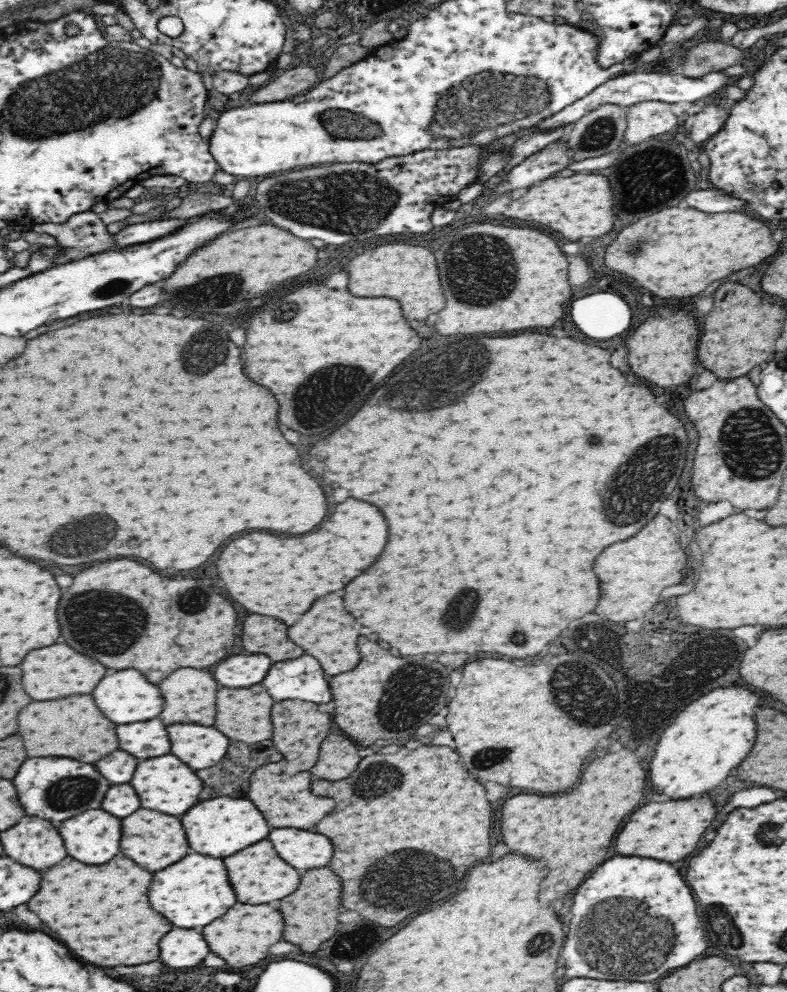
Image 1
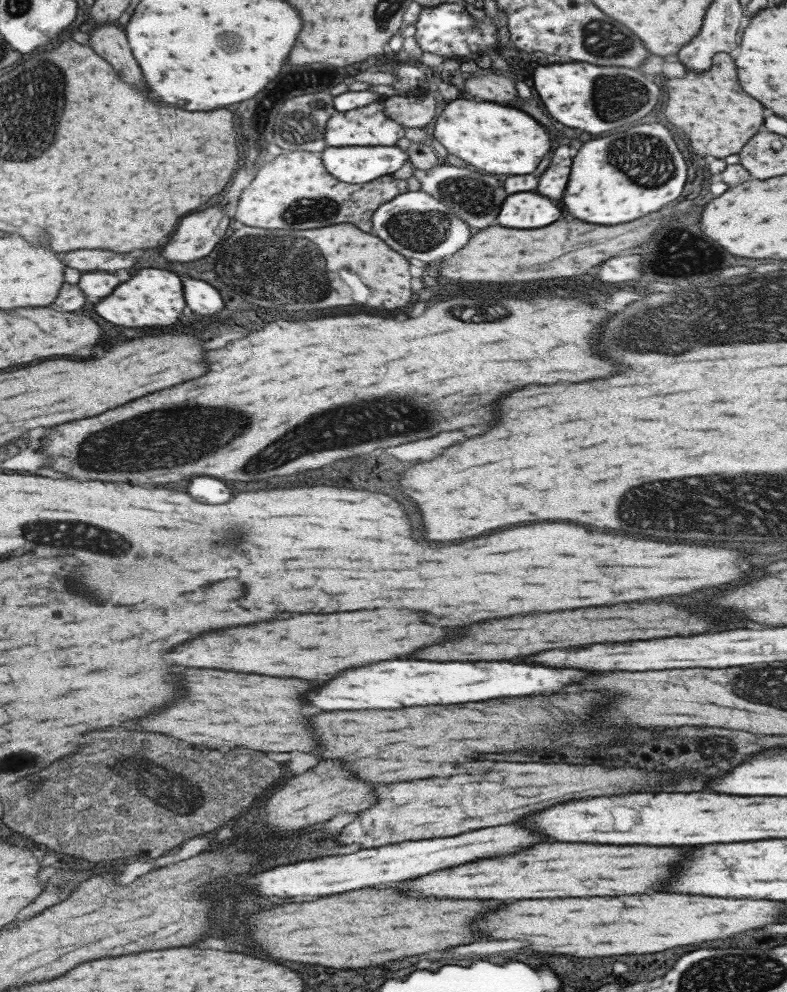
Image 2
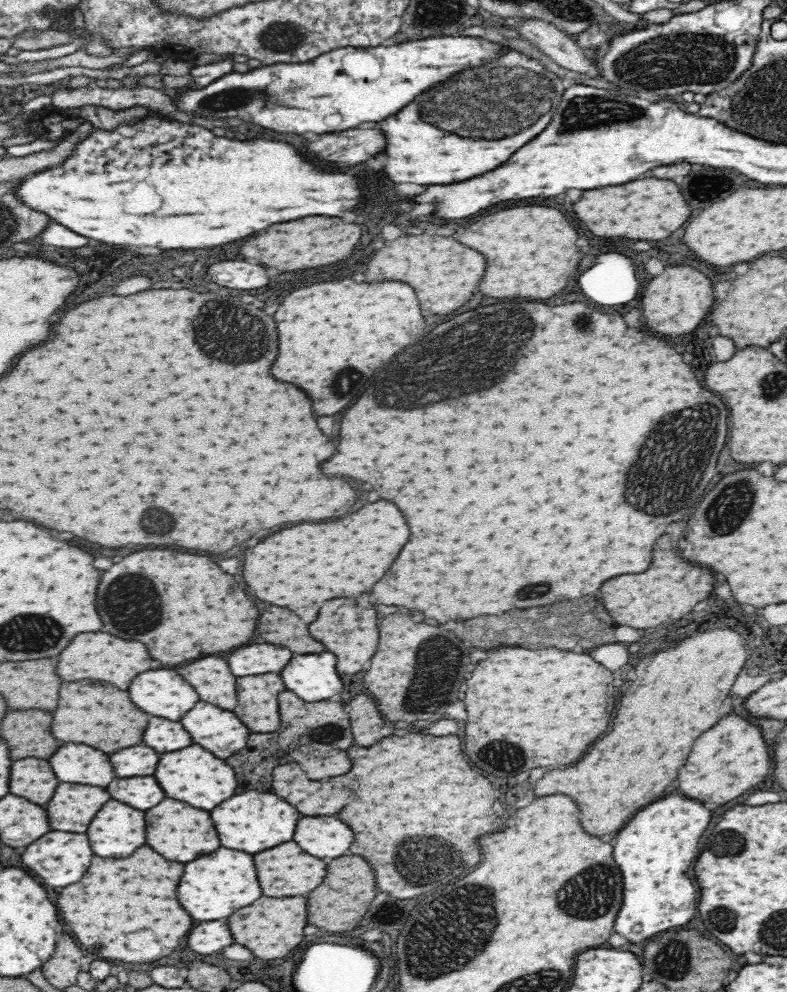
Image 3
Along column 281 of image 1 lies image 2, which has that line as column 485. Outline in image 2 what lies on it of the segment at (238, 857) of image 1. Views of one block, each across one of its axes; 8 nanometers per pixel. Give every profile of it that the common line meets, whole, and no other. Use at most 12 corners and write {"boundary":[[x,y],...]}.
{"boundary":[[533,844],[407,880],[411,898],[643,894],[685,848]]}

